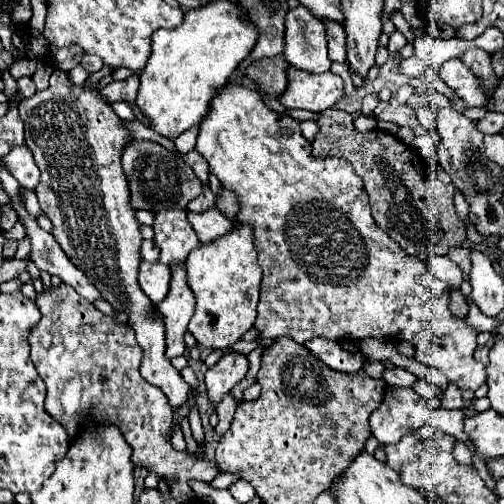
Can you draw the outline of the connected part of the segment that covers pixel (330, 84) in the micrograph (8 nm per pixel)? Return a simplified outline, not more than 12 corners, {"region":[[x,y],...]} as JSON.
{"region":[[289,66],[285,108],[323,112],[343,98],[333,72]]}

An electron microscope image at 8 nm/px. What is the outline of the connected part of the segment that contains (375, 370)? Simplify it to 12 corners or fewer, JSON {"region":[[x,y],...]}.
{"region":[[367,360],[363,370],[371,378],[381,378],[385,368],[383,362]]}

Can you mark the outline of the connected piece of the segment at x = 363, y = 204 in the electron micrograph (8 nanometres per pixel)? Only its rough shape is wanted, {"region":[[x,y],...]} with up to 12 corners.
{"region":[[227,82],[197,150],[263,268],[261,342],[409,340],[477,390],[478,332],[343,158]]}

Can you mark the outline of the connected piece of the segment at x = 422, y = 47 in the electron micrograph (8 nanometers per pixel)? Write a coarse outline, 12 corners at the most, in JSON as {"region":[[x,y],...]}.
{"region":[[421,36],[415,54],[401,60],[399,72],[425,76],[439,72],[449,58],[473,48],[467,40],[433,40]]}

